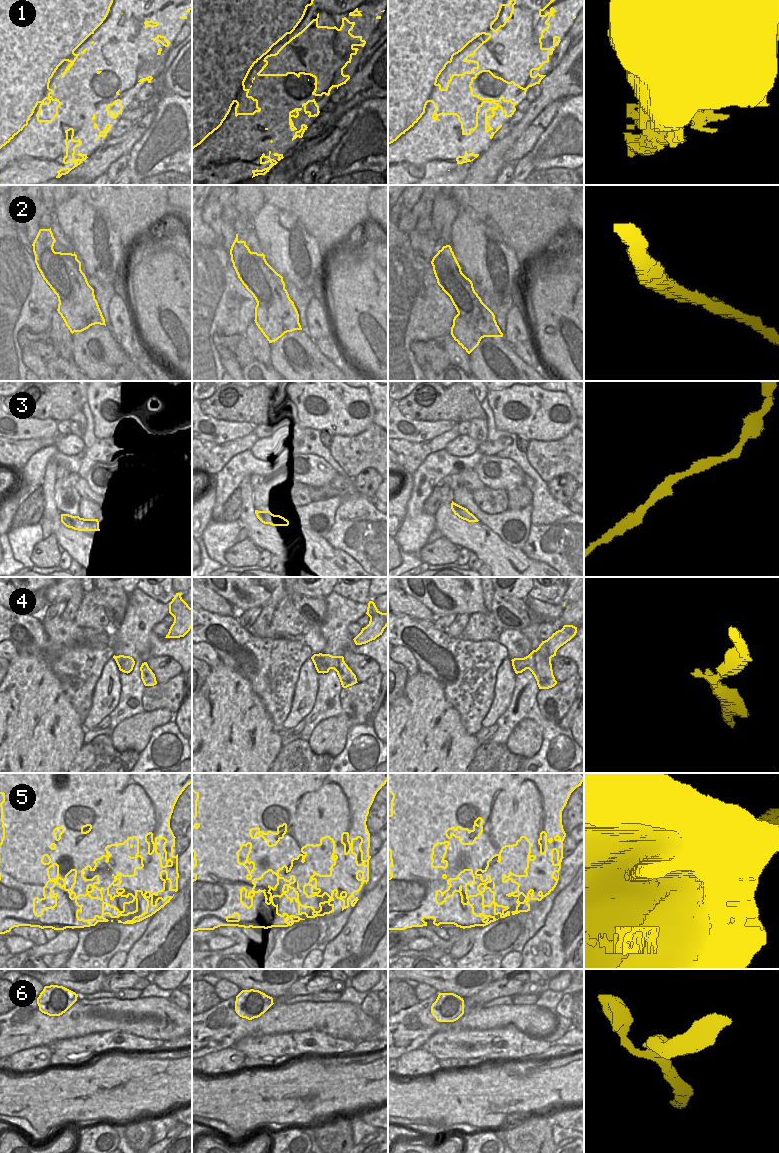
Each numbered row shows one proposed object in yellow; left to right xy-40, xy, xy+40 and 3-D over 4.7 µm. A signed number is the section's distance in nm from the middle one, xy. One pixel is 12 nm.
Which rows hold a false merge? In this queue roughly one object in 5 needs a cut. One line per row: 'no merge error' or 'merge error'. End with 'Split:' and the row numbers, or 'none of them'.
1: no merge error
2: merge error
3: no merge error
4: no merge error
5: no merge error
6: no merge error
Split: 2

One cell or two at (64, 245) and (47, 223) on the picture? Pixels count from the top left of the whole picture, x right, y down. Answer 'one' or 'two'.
one

